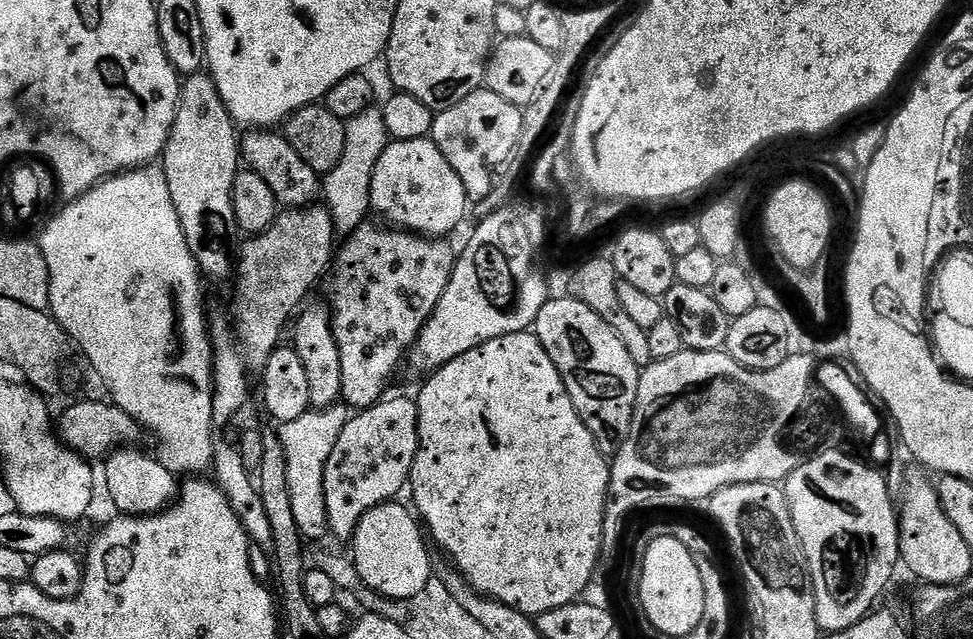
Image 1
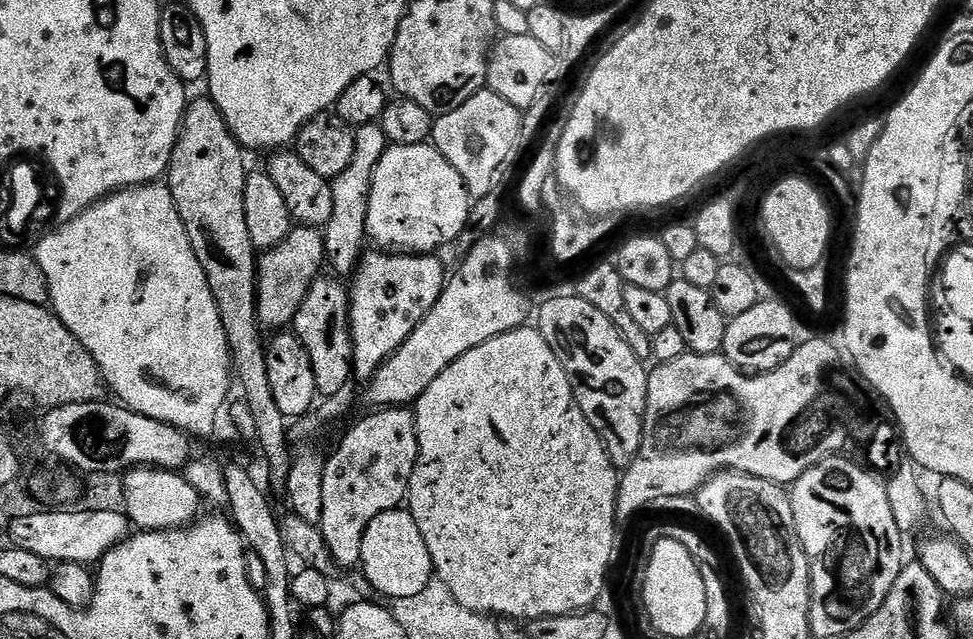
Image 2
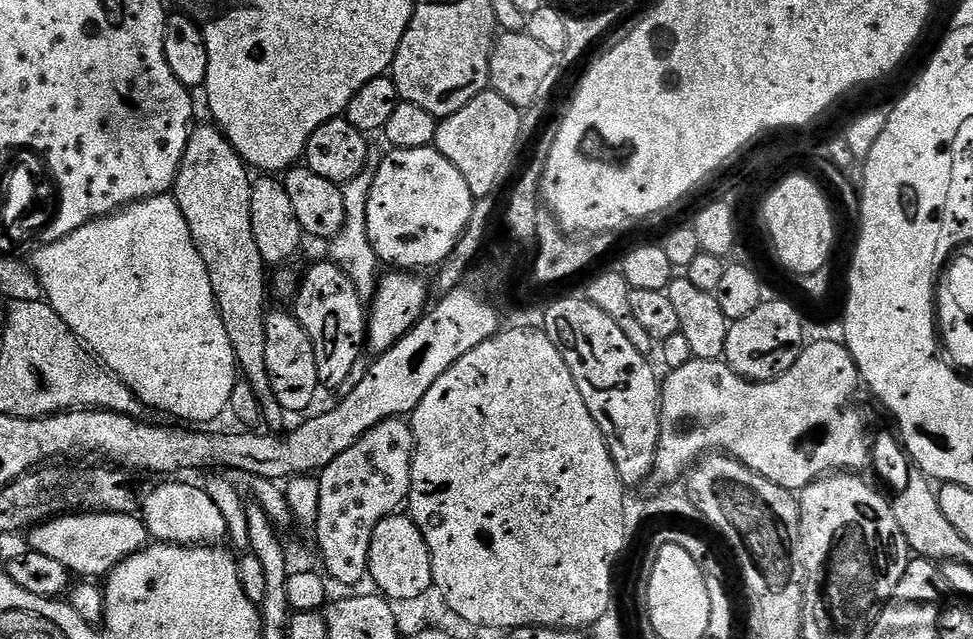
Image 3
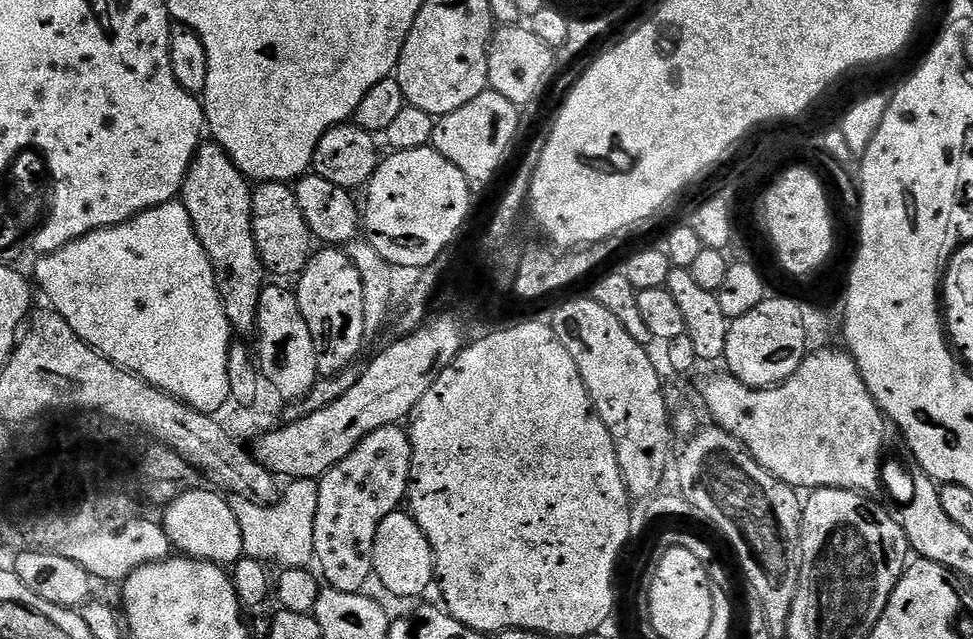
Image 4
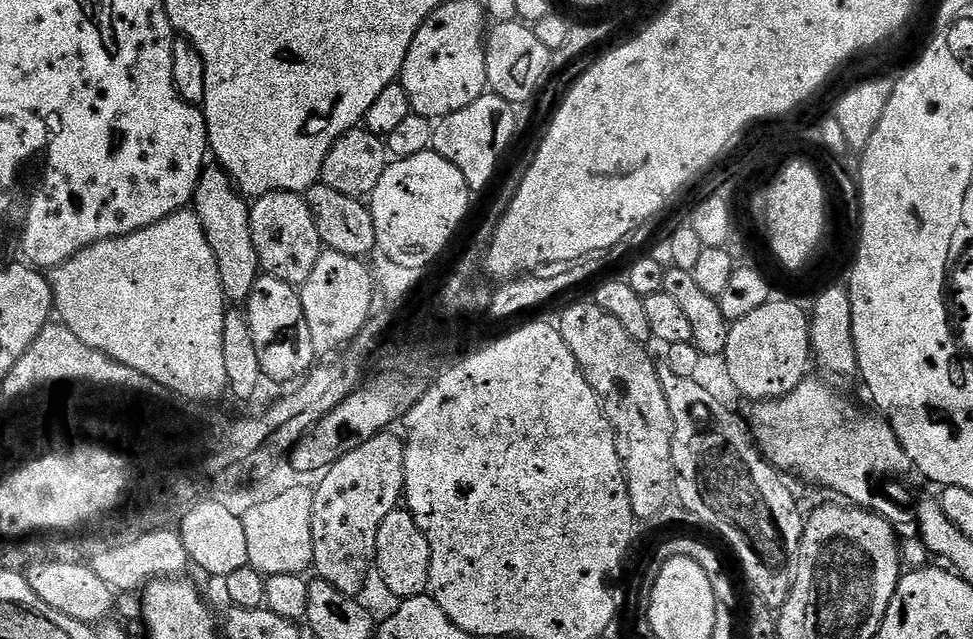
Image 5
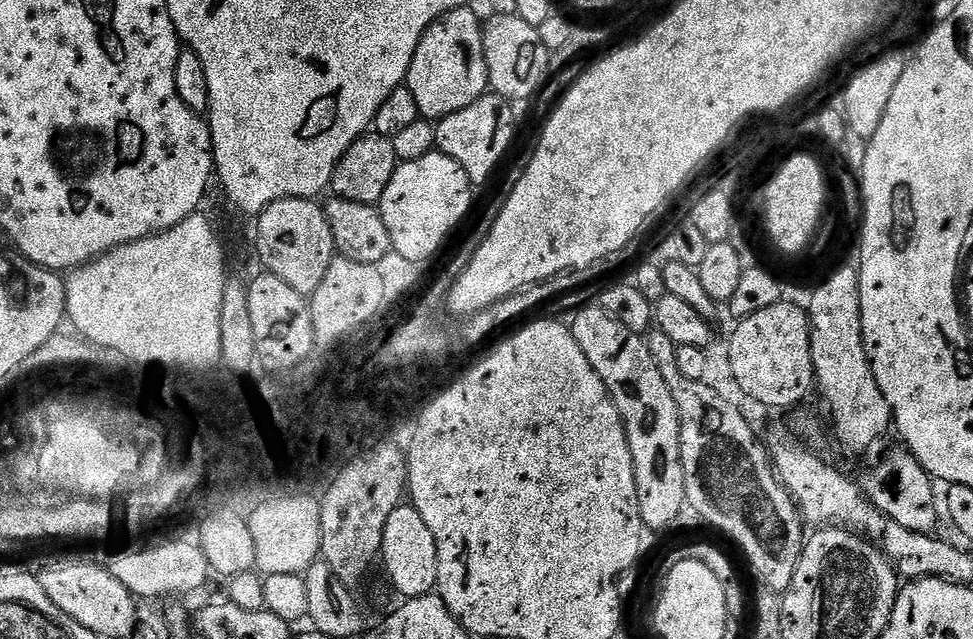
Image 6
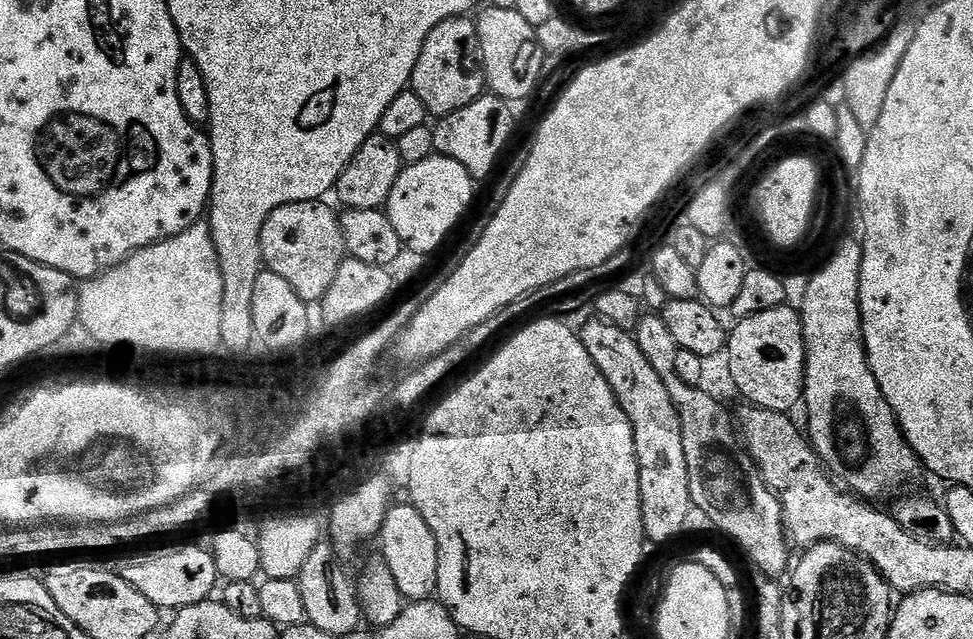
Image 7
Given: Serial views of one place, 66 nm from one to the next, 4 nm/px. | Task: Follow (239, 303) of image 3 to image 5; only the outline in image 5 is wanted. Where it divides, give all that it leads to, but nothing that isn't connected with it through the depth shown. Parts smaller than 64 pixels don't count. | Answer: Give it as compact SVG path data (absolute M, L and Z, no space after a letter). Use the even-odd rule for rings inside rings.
M208 166L200 175L196 187L194 211L196 217L202 222L202 230L206 234L206 242L210 250L214 250L225 301L247 301L250 290L254 290L254 282L262 275L260 259L250 230L252 210L249 201L245 199L232 177L223 168Z

